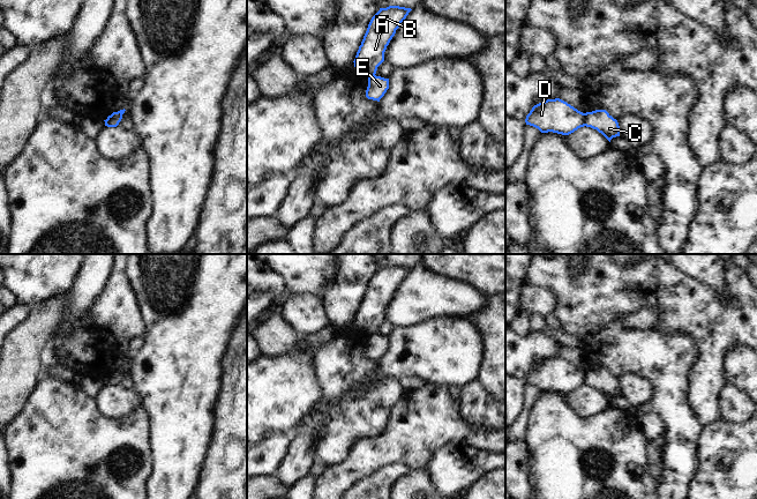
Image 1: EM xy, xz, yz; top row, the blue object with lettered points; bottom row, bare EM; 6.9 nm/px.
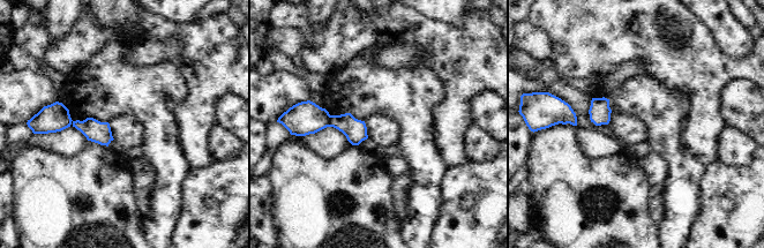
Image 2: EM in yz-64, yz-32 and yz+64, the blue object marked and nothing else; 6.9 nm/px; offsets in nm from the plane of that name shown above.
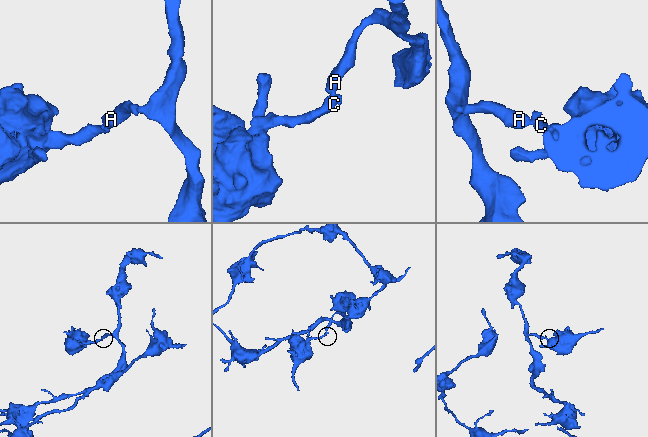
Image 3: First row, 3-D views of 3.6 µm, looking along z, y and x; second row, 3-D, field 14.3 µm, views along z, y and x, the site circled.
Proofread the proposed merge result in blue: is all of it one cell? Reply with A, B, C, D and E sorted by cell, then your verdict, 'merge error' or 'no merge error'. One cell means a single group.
A B D / C E | merge error

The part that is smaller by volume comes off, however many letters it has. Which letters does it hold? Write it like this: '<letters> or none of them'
C, E

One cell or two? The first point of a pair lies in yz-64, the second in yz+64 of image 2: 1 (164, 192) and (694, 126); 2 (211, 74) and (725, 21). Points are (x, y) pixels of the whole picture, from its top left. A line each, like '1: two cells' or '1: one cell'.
1: two cells
2: two cells

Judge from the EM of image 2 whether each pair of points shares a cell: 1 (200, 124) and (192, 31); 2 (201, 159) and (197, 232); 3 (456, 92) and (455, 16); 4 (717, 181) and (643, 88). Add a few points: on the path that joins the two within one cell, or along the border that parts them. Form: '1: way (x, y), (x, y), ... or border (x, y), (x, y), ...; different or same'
1: way (201, 100), (201, 54); same
2: border (215, 160), (204, 166), (189, 168); different
3: border (467, 15), (462, 27), (454, 27), (428, 19); different
4: border (706, 167), (702, 179), (701, 194); different

